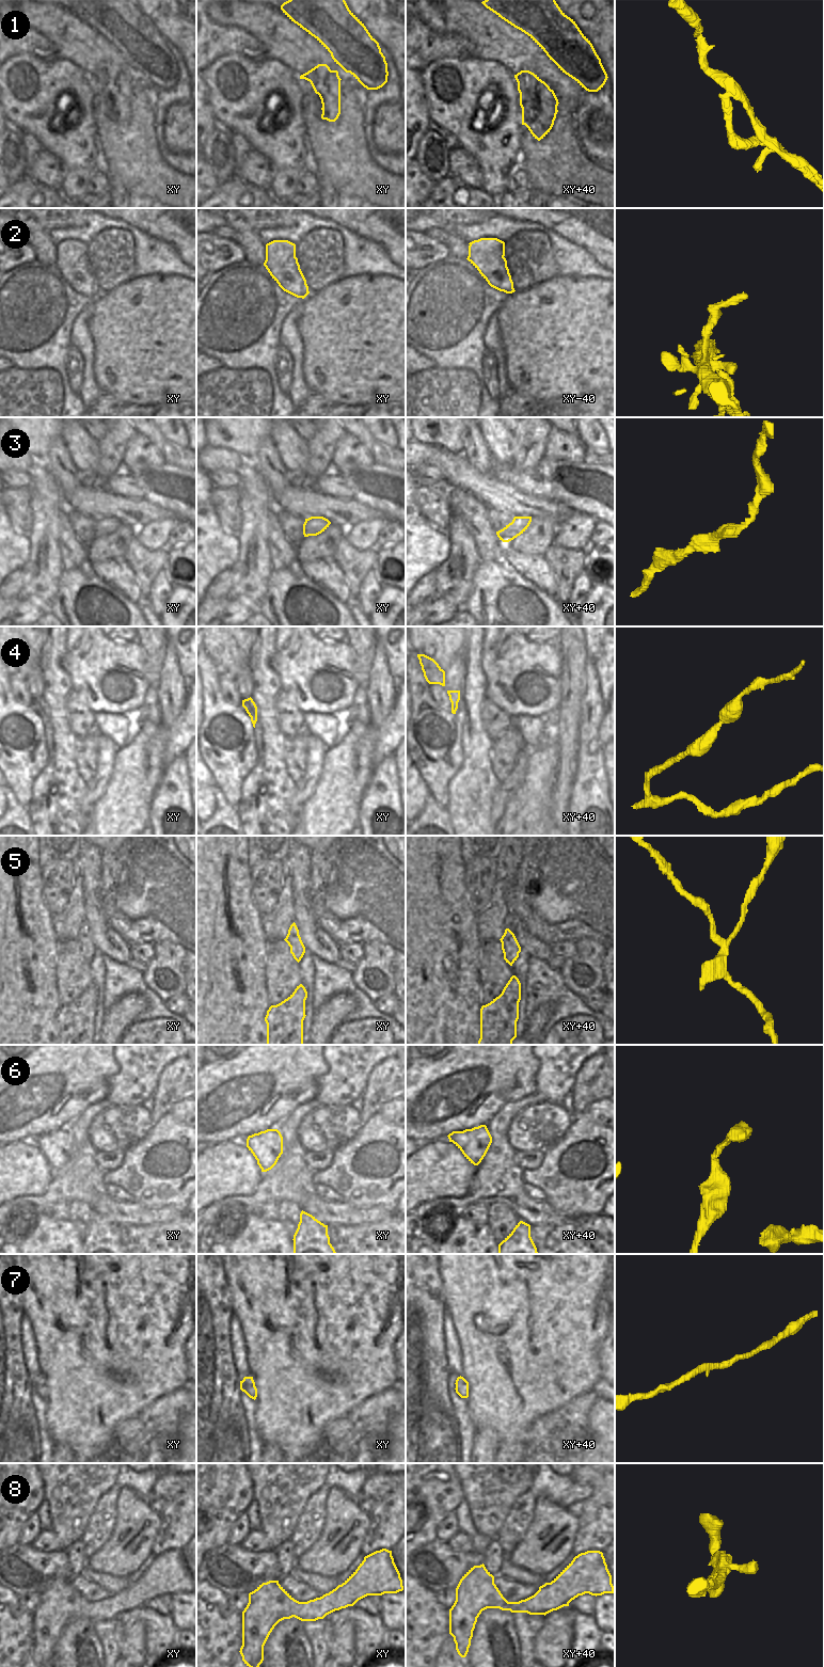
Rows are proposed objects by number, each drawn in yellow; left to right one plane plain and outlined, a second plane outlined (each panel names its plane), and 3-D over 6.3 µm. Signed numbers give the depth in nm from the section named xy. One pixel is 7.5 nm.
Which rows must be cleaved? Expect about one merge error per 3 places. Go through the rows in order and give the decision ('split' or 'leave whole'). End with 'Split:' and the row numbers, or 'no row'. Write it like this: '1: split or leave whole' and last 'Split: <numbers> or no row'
1: split
2: split
3: leave whole
4: leave whole
5: split
6: leave whole
7: leave whole
8: leave whole
Split: 1, 2, 5

